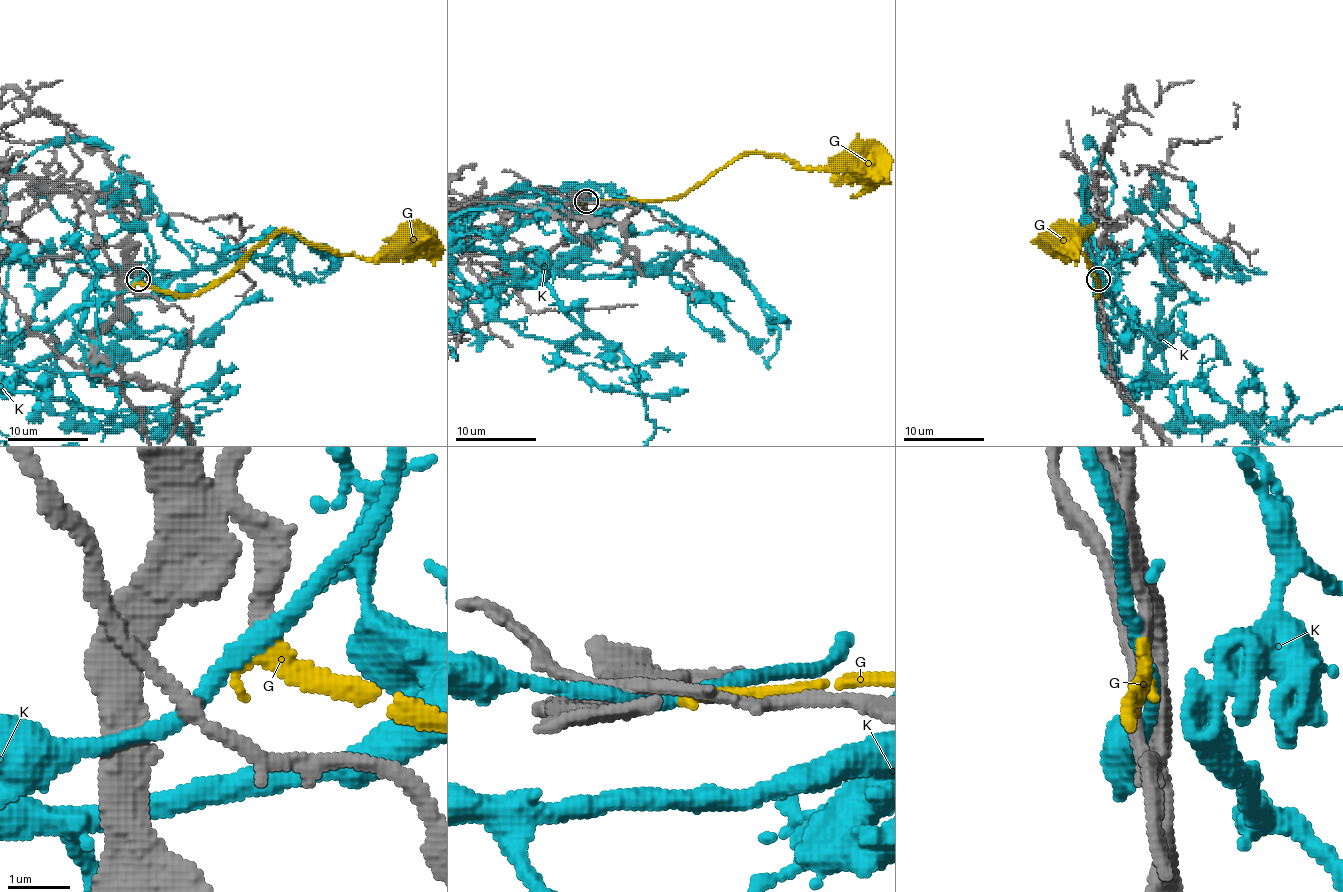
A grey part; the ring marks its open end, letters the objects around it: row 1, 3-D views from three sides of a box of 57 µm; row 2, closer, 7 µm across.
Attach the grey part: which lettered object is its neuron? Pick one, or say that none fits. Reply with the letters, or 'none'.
G

